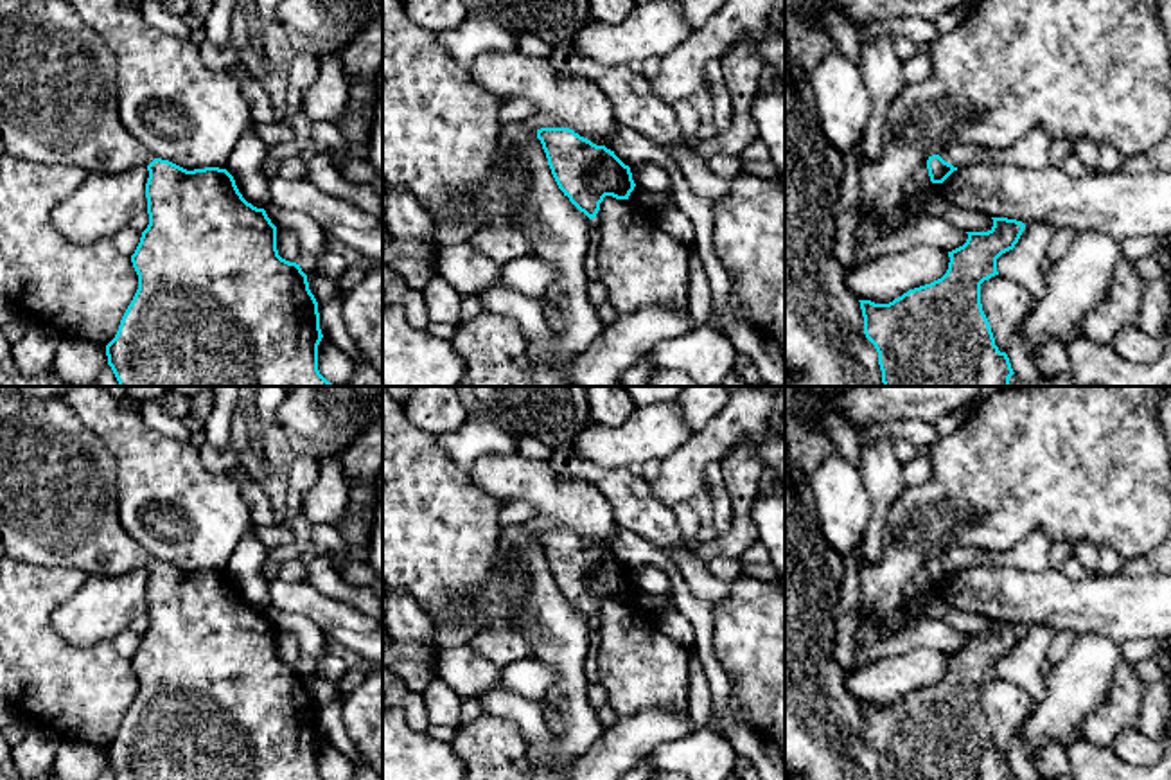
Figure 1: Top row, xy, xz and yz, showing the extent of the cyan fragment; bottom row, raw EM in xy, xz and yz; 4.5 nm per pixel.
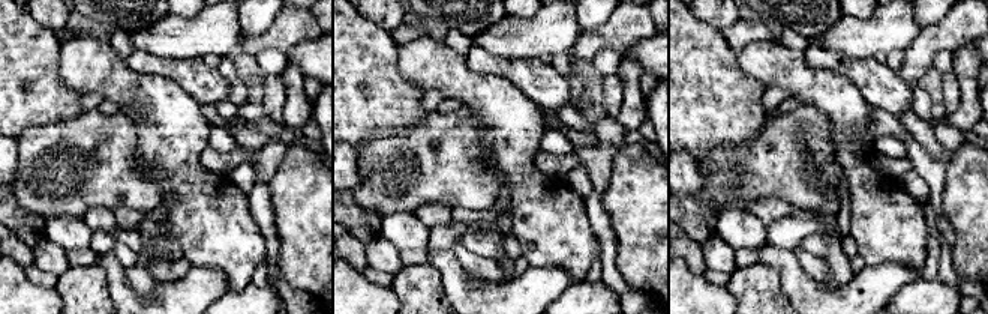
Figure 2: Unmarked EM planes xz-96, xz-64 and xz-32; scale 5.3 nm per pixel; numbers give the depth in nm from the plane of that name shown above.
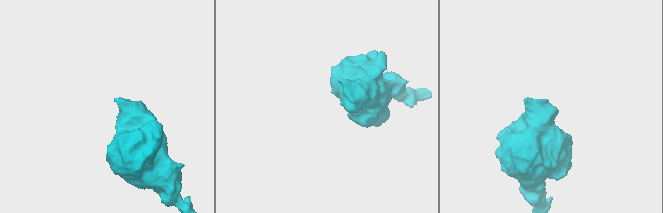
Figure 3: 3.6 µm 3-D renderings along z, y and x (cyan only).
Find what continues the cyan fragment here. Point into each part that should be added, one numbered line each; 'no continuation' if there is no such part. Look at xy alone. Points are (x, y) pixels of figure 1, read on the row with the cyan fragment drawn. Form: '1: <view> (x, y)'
1: xy (58, 79)

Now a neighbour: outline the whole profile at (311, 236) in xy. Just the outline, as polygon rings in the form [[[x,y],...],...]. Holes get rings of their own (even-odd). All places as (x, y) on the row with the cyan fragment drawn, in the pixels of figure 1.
[[[269,205],[264,208],[277,228],[289,228],[298,235],[300,257],[314,259],[321,253],[325,230],[305,212]]]

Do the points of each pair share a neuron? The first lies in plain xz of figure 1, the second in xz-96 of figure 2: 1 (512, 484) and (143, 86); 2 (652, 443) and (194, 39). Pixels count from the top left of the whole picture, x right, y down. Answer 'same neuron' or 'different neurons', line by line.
1: same neuron
2: same neuron

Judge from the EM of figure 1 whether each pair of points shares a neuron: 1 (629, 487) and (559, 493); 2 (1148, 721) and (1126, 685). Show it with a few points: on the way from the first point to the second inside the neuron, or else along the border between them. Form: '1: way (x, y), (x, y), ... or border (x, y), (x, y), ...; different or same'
1: border (559, 473), (589, 482), (604, 496), (618, 525); different
2: border (1146, 687), (1141, 698), (1137, 728); different

